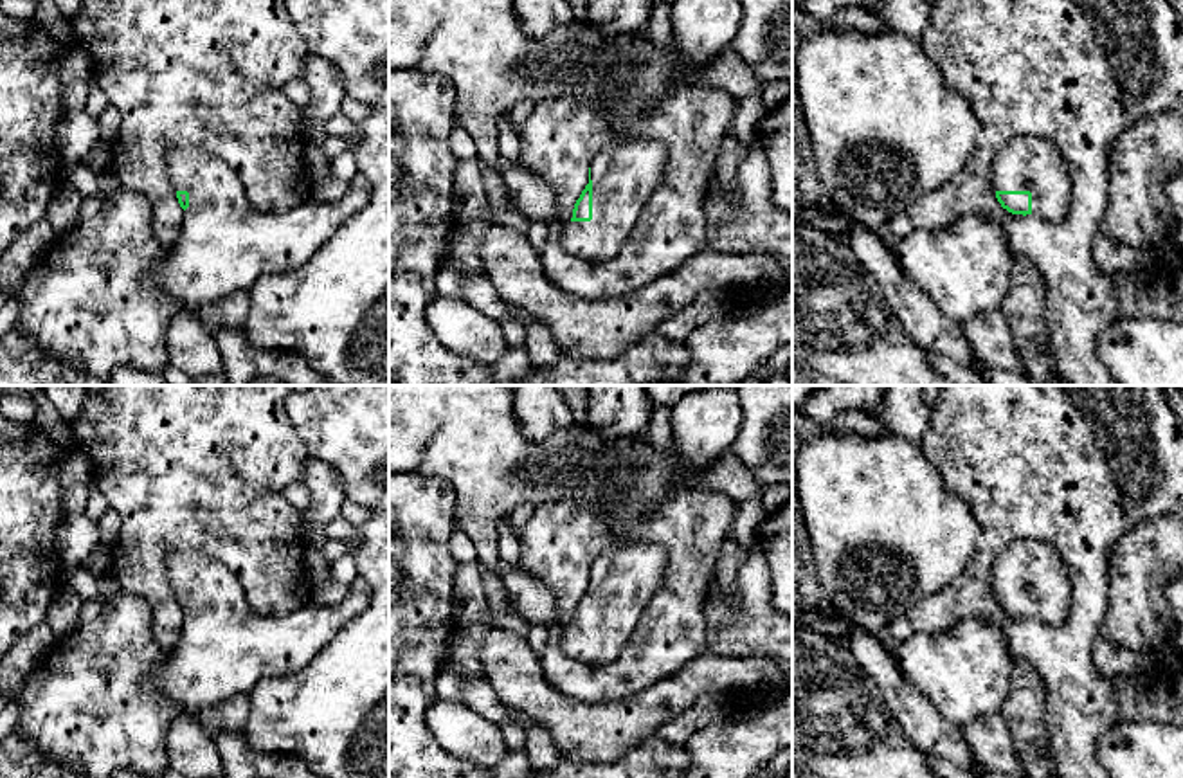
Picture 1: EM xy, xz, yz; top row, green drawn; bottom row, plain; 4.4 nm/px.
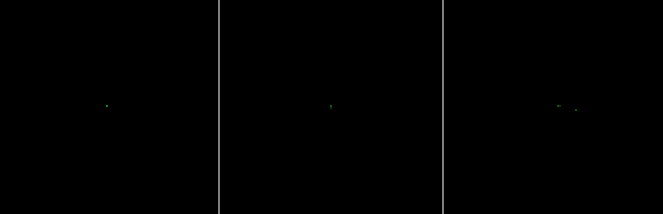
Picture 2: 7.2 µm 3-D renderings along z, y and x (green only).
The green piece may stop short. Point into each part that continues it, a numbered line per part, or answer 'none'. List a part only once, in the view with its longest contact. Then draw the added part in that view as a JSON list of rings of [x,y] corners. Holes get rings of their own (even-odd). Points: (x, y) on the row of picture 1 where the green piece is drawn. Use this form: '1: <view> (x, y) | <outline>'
1: xz (623, 175) | [[[655,140],[601,149],[591,162],[592,220],[569,222],[560,231],[562,247],[585,261],[614,258],[663,180],[666,160],[666,146]]]

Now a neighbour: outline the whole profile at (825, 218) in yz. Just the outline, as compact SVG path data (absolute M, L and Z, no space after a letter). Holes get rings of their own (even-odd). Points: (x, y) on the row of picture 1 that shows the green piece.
M830 204L825 207L805 209L799 213L798 220L839 240L843 240L853 225L853 220L837 213Z

